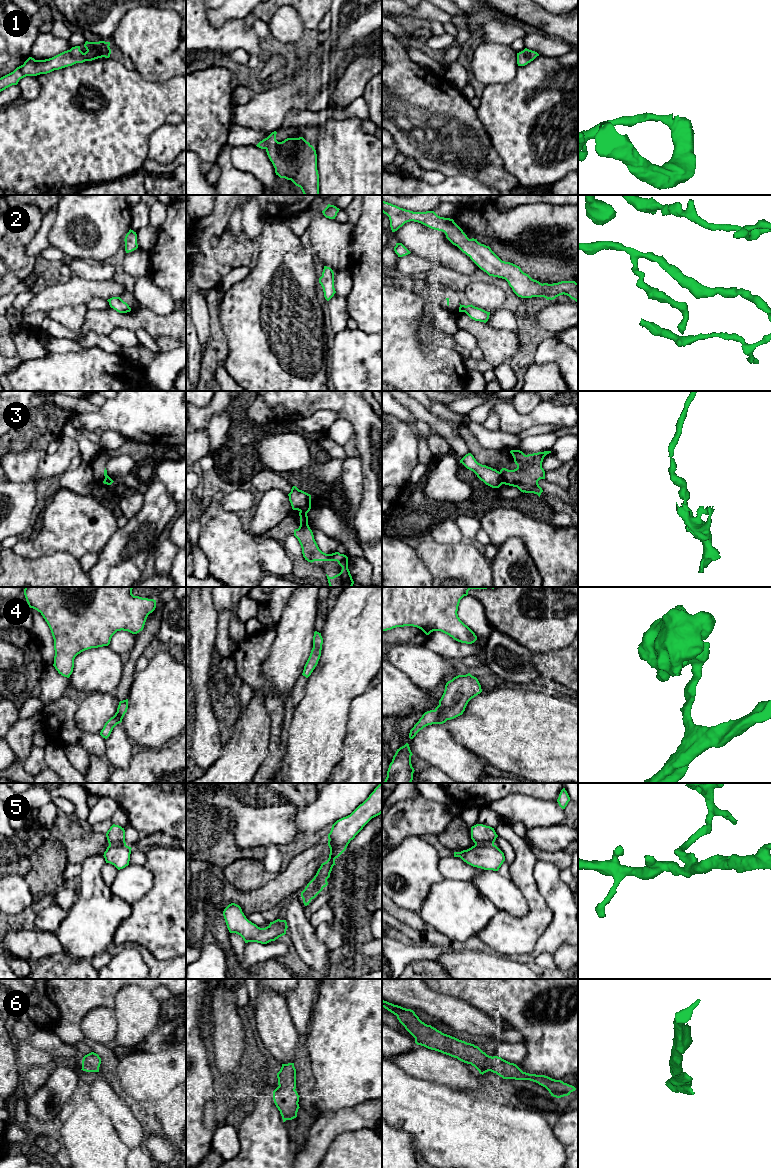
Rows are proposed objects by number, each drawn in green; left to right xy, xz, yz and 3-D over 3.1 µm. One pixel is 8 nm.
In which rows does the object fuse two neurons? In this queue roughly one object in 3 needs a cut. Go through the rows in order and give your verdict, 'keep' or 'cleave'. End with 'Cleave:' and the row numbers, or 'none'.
1: keep
2: keep
3: cleave
4: keep
5: keep
6: keep
Cleave: 3

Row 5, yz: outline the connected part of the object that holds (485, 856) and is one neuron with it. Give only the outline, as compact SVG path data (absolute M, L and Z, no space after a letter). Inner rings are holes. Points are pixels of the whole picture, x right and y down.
M483 824L471 827L474 846L461 852L454 852L467 864L484 870L498 871L505 861L504 853L494 844L498 835L494 828Z

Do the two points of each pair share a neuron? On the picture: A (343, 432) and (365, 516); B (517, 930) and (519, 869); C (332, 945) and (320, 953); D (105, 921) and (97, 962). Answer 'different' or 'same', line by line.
A: different
B: same
C: different
D: different

